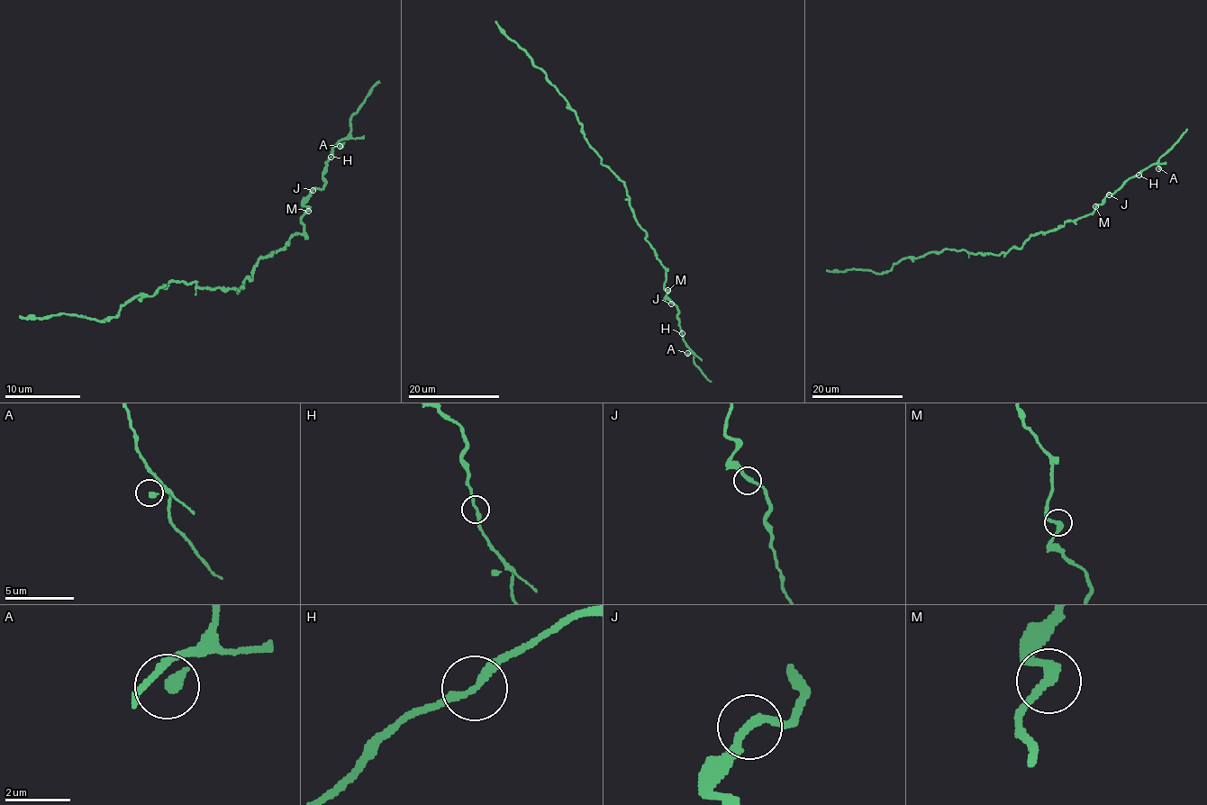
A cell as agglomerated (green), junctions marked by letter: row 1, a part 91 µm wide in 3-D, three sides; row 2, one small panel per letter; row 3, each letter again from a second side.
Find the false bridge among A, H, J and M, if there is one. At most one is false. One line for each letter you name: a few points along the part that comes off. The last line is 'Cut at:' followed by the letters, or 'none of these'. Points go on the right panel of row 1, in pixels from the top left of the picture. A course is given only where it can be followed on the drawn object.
Cut at: none of these

